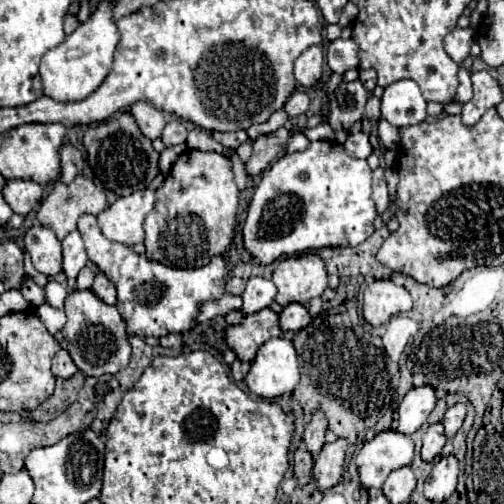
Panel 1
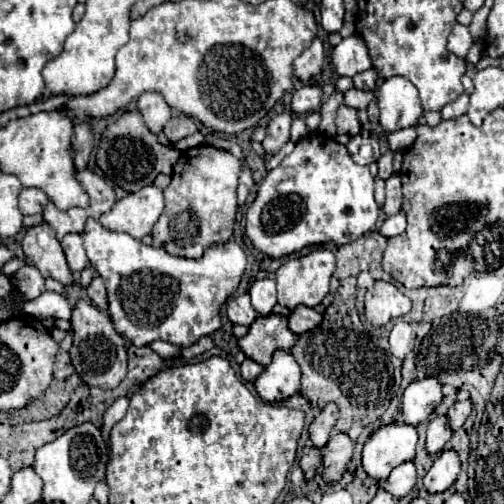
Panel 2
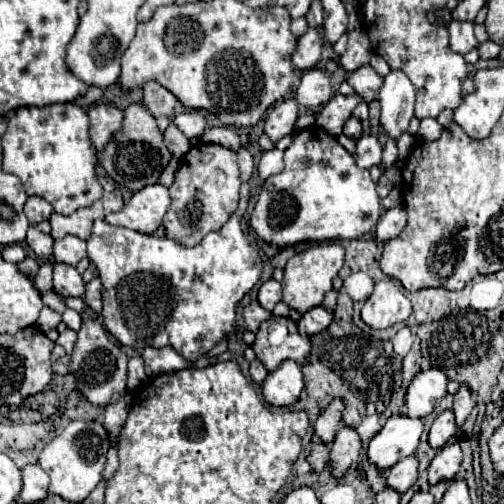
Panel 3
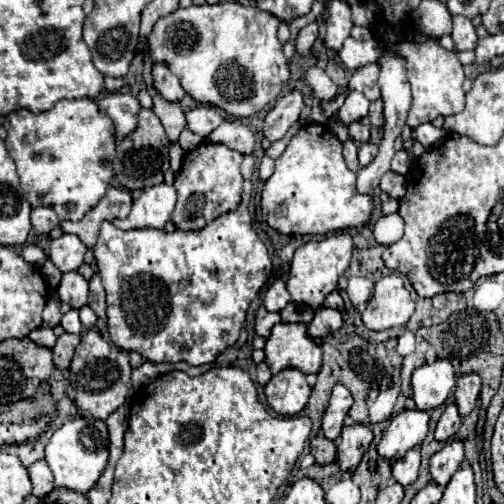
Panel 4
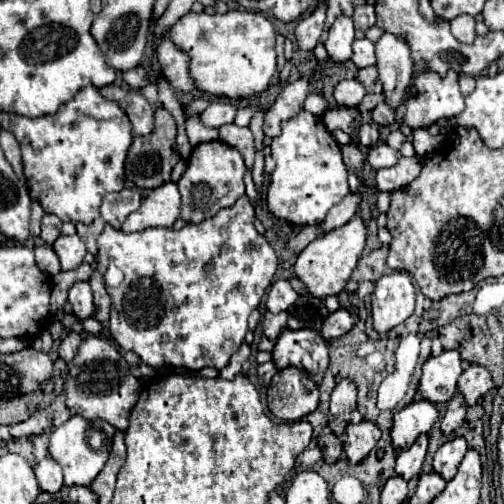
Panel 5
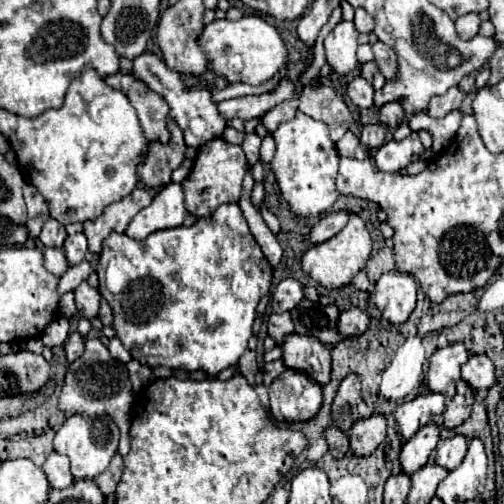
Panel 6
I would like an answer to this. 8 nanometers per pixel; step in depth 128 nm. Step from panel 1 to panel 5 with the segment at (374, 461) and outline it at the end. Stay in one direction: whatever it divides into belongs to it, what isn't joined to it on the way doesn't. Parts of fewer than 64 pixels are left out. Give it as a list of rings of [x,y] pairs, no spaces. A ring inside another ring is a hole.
[[[416,400],[394,414],[394,424],[390,430],[394,450],[410,448],[420,434],[426,434],[438,420],[438,410],[428,400]]]

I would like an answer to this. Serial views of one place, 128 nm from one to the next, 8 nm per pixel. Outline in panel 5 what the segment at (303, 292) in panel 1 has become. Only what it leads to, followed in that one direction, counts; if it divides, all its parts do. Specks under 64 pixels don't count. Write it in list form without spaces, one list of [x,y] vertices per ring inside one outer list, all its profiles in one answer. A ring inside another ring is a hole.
[[[354,216],[348,224],[316,238],[314,242],[310,242],[298,254],[296,264],[294,264],[294,272],[296,272],[298,280],[304,284],[308,296],[324,298],[324,296],[330,296],[330,294],[340,294],[344,290],[346,280],[350,278],[352,270],[358,264],[358,258],[362,256],[364,242],[366,242],[366,228],[364,228],[360,216]]]

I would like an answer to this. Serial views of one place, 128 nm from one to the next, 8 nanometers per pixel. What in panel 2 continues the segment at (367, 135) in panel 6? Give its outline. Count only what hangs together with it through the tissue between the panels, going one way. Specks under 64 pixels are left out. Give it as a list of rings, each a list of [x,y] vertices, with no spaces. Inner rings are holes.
[[[342,104],[336,112],[336,128],[338,128],[338,134],[356,136],[360,132],[360,122],[358,122],[356,108],[350,108],[350,106]]]

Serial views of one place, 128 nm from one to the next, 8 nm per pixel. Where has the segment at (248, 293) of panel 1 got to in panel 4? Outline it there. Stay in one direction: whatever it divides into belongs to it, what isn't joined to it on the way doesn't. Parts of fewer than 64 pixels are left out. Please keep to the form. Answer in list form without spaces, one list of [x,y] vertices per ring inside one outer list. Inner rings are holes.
[[[274,280],[264,294],[264,308],[268,312],[280,312],[290,302],[290,294],[282,280]]]

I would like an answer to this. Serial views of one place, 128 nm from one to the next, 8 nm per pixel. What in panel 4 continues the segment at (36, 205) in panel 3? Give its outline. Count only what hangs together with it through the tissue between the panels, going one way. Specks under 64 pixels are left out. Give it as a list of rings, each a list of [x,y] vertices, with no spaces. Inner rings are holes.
[[[44,206],[32,208],[30,220],[38,234],[48,234],[52,228],[56,228],[60,224],[60,218],[56,216],[56,212],[52,208],[44,208]]]

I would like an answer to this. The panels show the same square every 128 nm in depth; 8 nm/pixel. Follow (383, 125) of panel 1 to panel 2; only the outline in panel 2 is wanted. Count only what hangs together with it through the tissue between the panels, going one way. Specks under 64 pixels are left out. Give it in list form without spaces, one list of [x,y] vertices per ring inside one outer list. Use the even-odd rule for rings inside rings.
[[[412,126],[388,134],[388,144],[390,144],[392,152],[404,152],[404,150],[408,150],[414,140],[416,140],[416,132],[414,132]]]

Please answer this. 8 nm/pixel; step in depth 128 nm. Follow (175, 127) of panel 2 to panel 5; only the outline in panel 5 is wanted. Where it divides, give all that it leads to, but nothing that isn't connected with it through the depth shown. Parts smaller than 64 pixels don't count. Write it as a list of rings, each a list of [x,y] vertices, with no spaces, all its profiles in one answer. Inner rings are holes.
[[[212,100],[208,108],[200,114],[200,122],[208,128],[220,128],[222,124],[234,122],[236,108],[226,100]]]

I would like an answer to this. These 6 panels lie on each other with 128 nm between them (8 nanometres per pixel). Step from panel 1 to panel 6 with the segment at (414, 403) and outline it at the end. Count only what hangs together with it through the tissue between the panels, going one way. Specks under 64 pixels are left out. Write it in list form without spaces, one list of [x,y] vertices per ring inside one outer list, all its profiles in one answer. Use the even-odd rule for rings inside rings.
[[[460,342],[436,350],[426,372],[426,388],[452,398],[456,394],[456,382],[460,380],[460,368],[468,362],[468,356],[468,350]]]

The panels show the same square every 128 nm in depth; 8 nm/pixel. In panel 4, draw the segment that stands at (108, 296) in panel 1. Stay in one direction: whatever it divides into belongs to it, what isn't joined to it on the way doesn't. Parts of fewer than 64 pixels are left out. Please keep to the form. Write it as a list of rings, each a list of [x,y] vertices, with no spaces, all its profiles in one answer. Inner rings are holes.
[[[94,274],[90,278],[88,306],[96,312],[98,318],[106,318],[106,292],[100,282],[100,274]]]

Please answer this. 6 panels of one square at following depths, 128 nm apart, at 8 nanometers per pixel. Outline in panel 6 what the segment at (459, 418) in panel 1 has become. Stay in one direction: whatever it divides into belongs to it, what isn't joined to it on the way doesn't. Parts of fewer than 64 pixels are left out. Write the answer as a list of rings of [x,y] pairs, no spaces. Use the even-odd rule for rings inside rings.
[[[470,356],[470,360],[462,366],[462,380],[470,384],[470,388],[474,392],[482,390],[482,388],[492,388],[496,384],[494,378],[494,364],[488,356]]]

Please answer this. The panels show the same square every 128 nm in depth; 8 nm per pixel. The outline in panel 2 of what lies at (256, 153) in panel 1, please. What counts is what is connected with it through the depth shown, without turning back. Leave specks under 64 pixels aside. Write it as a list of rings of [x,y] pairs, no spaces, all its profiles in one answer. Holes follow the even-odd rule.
[[[282,112],[282,114],[274,116],[274,118],[268,122],[266,138],[262,140],[264,160],[268,160],[268,158],[272,158],[274,154],[278,154],[278,150],[288,142],[290,122],[292,122],[292,114],[290,114],[290,112]]]

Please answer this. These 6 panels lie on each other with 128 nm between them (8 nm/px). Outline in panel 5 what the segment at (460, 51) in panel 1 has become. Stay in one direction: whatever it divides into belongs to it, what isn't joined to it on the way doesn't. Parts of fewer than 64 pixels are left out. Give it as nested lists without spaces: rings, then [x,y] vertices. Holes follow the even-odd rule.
[[[460,14],[456,16],[452,22],[450,22],[450,30],[452,34],[456,36],[456,40],[460,40],[462,44],[472,44],[472,40],[476,38],[476,32],[474,32],[474,18],[468,16],[468,14]]]

